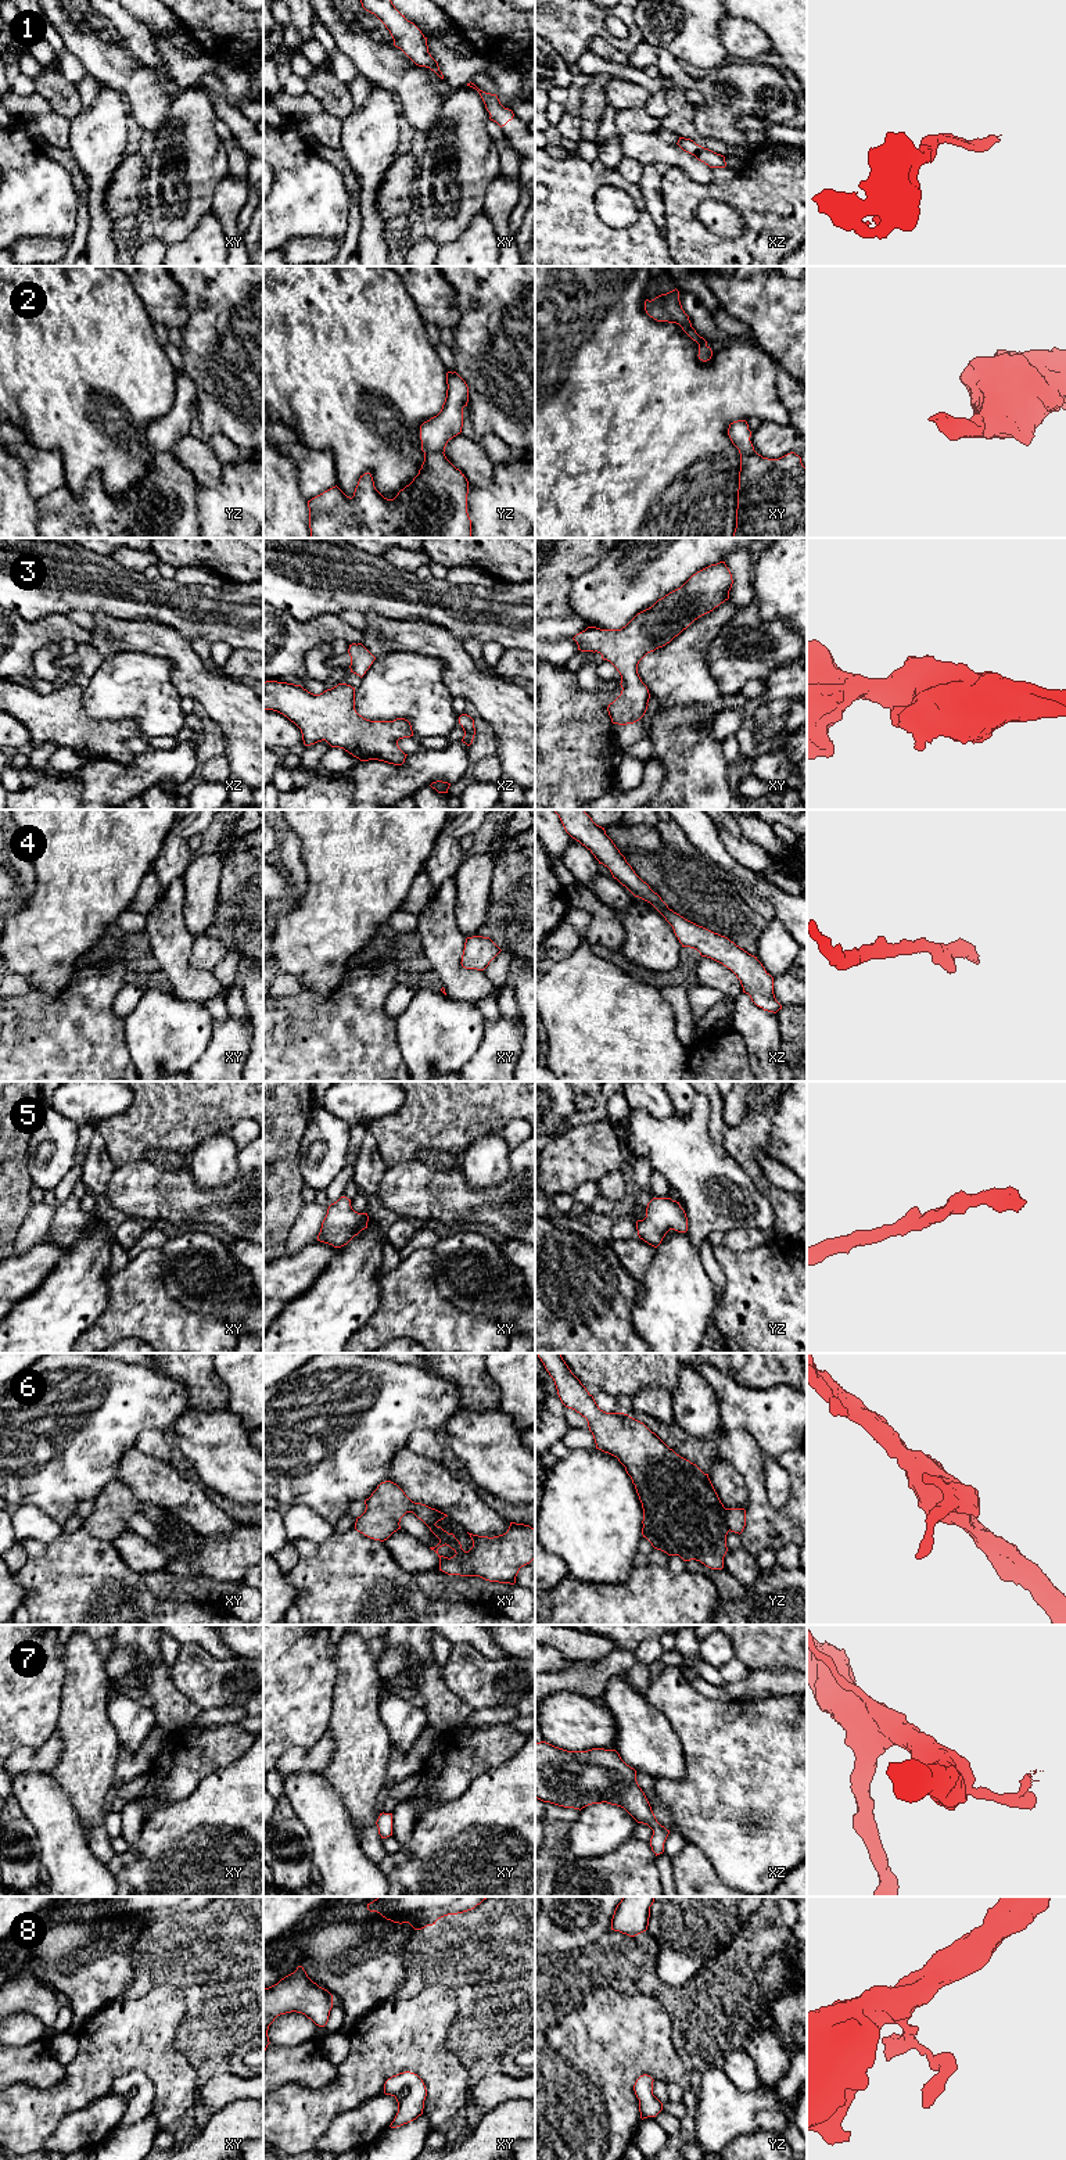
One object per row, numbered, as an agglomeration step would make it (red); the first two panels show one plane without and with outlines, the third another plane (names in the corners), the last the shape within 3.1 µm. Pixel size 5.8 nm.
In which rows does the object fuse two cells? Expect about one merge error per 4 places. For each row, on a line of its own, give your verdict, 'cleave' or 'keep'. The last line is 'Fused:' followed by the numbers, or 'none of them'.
1: keep
2: keep
3: keep
4: keep
5: keep
6: cleave
7: keep
8: keep
Fused: 6

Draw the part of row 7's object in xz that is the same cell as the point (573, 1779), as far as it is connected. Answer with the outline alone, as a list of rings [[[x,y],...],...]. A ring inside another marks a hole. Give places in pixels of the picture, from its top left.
[[[546,1741],[535,1743],[535,1798],[579,1811],[602,1802],[621,1806],[638,1823],[647,1824],[653,1830],[650,1847],[656,1856],[664,1852],[664,1843],[670,1830],[657,1822],[636,1782],[636,1770],[627,1765],[615,1750],[567,1751]]]

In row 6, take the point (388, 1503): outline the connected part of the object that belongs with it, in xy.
[[[381,1482],[369,1499],[365,1500],[366,1510],[356,1518],[355,1529],[365,1536],[384,1542],[401,1529],[401,1518],[413,1513],[426,1525],[438,1521],[434,1508],[412,1501],[394,1482]]]

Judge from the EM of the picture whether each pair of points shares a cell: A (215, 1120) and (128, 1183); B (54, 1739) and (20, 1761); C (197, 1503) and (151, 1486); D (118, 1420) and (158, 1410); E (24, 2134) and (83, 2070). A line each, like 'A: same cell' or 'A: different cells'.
A: different cells
B: same cell
C: same cell
D: same cell
E: same cell

